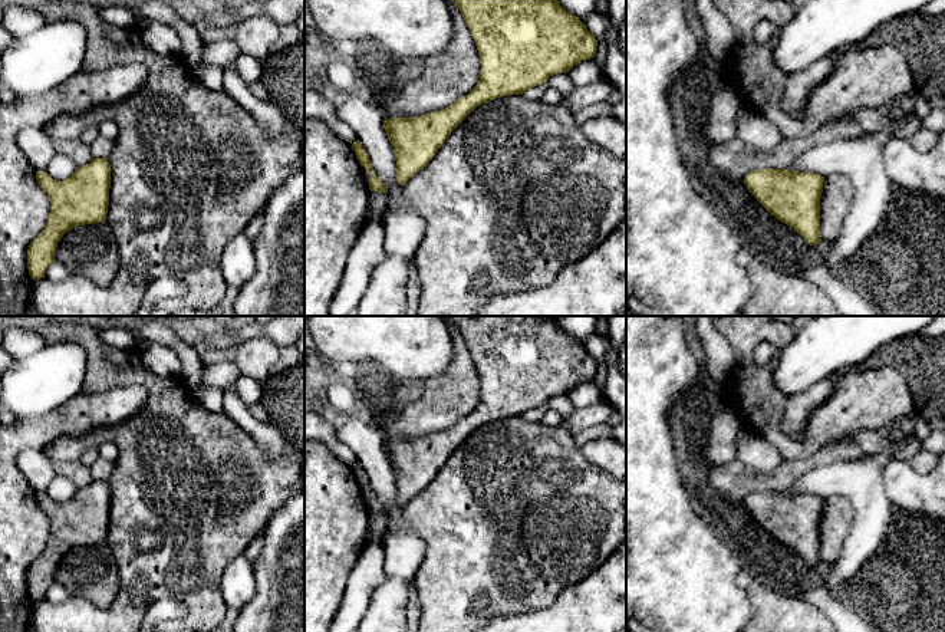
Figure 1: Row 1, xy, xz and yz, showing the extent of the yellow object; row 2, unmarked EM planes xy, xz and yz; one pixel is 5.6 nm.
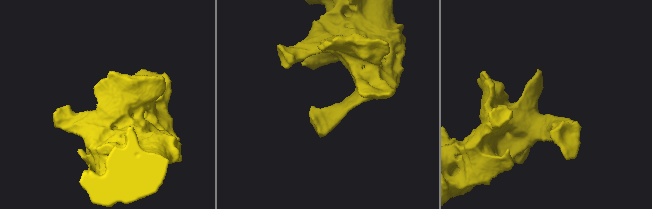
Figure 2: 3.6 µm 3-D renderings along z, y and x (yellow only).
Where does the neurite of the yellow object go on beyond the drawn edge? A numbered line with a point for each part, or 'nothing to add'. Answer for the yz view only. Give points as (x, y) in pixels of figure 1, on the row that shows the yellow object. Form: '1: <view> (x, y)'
nothing to add

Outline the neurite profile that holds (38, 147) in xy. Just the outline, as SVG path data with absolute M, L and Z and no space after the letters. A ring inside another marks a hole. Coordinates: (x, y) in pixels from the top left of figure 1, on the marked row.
M24 128L17 134L17 145L36 171L46 171L56 155L53 138L40 128Z

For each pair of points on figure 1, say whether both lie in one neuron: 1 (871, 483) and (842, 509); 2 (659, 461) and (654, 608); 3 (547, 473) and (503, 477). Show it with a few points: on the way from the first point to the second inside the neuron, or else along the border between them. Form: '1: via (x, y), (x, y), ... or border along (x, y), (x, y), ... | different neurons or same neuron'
1: border along (825, 497), (845, 497), (855, 514) | different neurons
2: via (654, 497), (654, 572) | same neuron
3: via (536, 477), (514, 477) | same neuron

